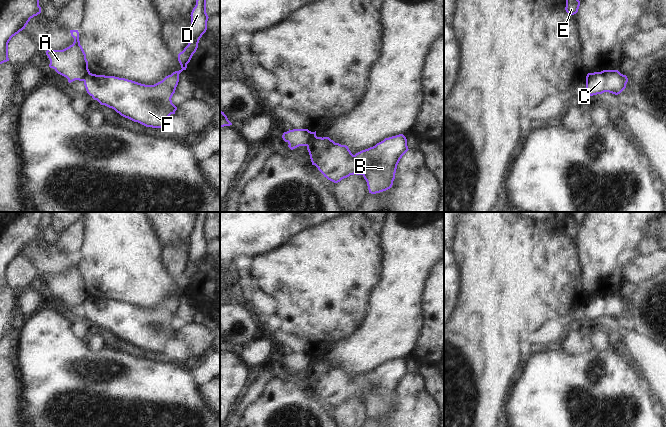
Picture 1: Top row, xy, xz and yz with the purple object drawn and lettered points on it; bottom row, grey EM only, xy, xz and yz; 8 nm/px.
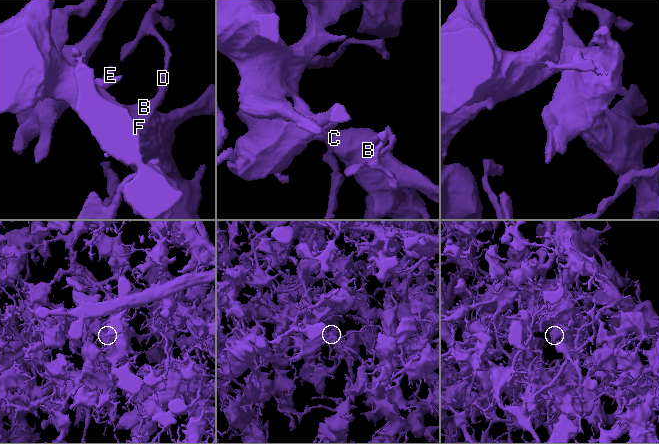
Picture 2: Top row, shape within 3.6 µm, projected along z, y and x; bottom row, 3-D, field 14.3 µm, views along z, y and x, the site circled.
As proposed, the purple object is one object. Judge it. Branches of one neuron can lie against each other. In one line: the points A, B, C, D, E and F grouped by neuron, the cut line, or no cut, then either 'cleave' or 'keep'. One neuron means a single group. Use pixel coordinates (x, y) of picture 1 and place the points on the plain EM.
groups A E / B C D F; cut xz (313, 356), (312, 362), (306, 369); cleave

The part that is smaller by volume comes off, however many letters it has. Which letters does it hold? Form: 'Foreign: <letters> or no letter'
Foreign: A, E.

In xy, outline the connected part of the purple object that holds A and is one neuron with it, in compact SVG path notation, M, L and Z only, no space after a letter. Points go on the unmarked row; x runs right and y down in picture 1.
M70 254L74 266L63 274L47 274L50 284L49 291L58 298L66 301L71 307L75 304L83 305L90 297L86 278L80 269L78 254Z

